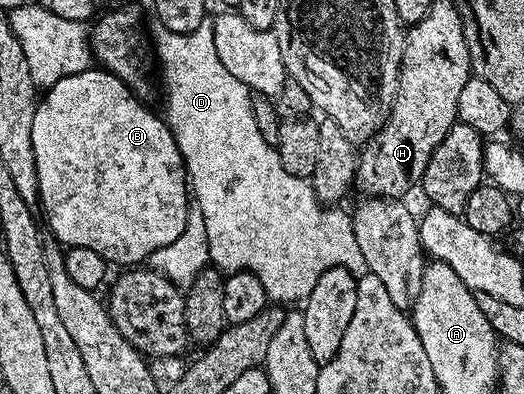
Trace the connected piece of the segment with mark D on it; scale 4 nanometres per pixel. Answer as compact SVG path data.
M204 20L188 34L162 28L153 34L157 66L163 69L167 89L165 121L187 167L194 201L205 216L205 236L209 240L210 265L224 272L247 271L264 285L268 299L275 304L302 303L313 292L313 284L331 268L345 268L356 280L367 275L365 256L357 245L351 214L343 208L324 208L317 200L310 181L290 175L282 167L278 149L270 146L253 120L252 91L247 89L217 56L211 22Z

